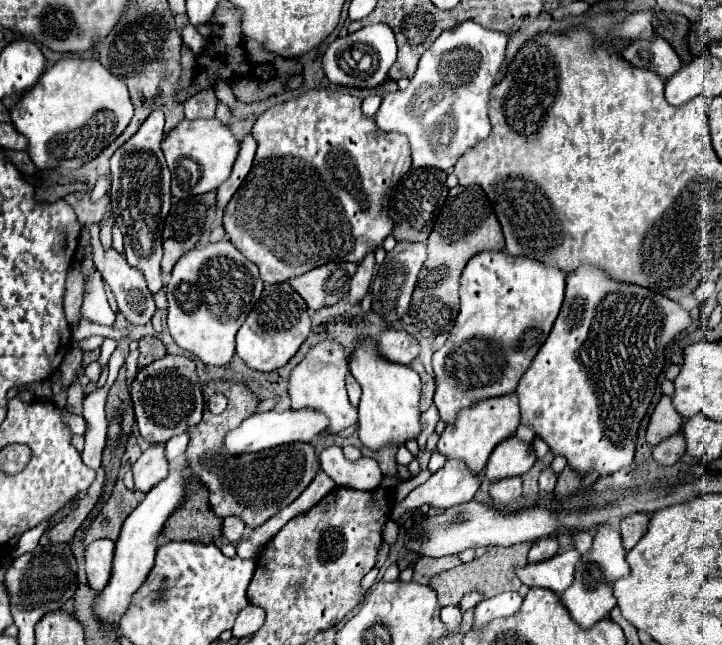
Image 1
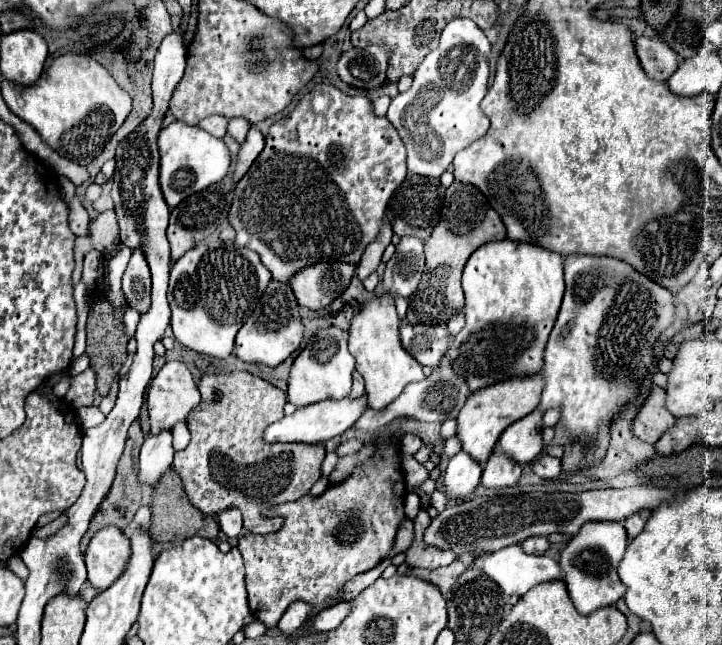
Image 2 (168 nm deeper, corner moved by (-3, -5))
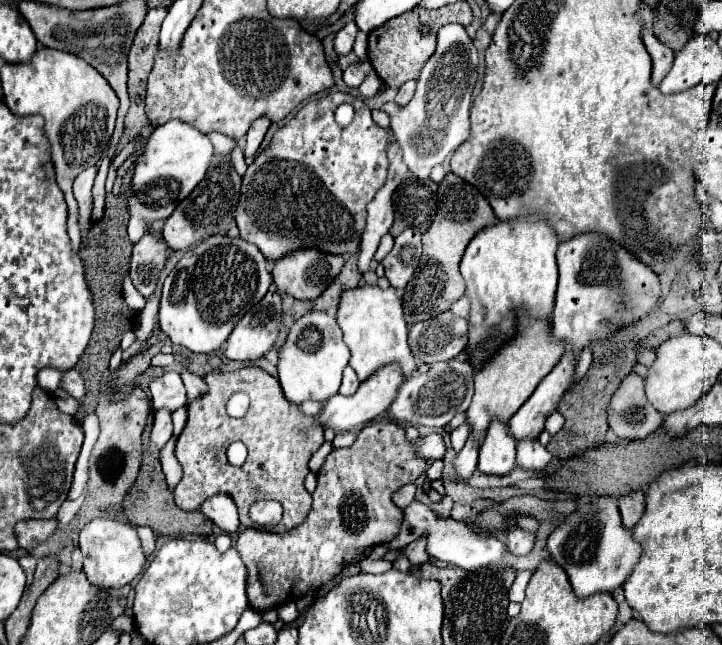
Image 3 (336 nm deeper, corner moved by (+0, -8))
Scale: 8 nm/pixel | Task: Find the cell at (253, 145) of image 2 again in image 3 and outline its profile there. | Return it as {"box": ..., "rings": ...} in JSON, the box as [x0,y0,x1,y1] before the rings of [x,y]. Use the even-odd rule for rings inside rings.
{"box":[244,117,270,161],"rings":[[[260,117],[260,119],[256,119],[256,121],[250,125],[248,135],[246,135],[246,137],[248,137],[248,143],[246,143],[246,151],[244,151],[246,161],[252,161],[254,153],[258,151],[260,143],[262,143],[266,131],[268,131],[268,127],[270,127],[270,119],[268,119],[268,117]]]}

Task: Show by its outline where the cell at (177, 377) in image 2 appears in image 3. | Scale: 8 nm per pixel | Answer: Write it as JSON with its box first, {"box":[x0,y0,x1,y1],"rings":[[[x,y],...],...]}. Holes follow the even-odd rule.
{"box":[148,371,186,411],"rings":[[[166,371],[162,377],[152,379],[148,389],[152,395],[152,407],[156,411],[162,407],[176,411],[178,407],[186,405],[186,387],[176,371]]]}

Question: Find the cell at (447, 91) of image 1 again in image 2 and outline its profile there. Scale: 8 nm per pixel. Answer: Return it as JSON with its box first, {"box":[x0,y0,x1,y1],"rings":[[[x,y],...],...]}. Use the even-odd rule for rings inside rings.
{"box":[387,18,491,178],"rings":[[[467,18],[451,20],[441,32],[439,46],[415,70],[413,86],[407,92],[401,92],[391,100],[387,120],[397,128],[401,140],[405,142],[407,168],[413,174],[439,178],[451,166],[451,162],[459,150],[467,148],[469,144],[473,144],[475,140],[479,140],[481,136],[487,134],[489,120],[483,114],[483,110],[479,108],[479,104],[481,104],[483,96],[487,94],[489,76],[487,76],[487,70],[485,72],[481,70],[481,54],[483,54],[483,62],[487,62],[491,56],[491,42],[487,40],[485,32],[473,20],[467,20]]]}

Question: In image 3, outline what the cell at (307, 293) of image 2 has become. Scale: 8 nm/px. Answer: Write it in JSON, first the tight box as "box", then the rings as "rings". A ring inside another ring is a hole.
{"box":[272,251,344,299],"rings":[[[294,251],[272,265],[272,277],[278,289],[290,293],[294,299],[316,299],[340,273],[344,261],[344,255]]]}

